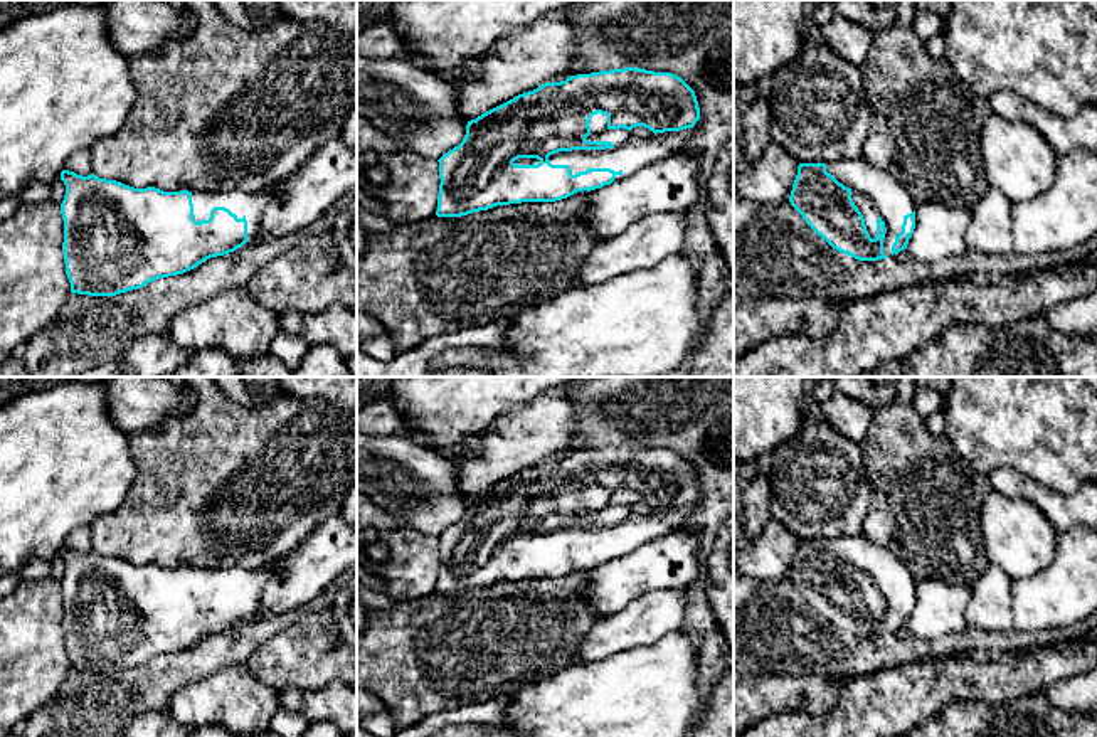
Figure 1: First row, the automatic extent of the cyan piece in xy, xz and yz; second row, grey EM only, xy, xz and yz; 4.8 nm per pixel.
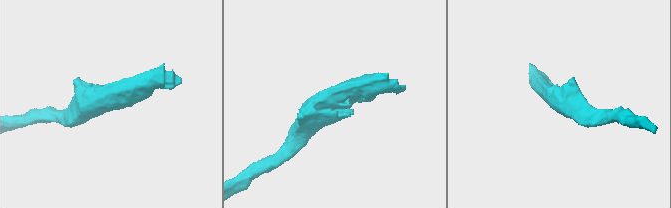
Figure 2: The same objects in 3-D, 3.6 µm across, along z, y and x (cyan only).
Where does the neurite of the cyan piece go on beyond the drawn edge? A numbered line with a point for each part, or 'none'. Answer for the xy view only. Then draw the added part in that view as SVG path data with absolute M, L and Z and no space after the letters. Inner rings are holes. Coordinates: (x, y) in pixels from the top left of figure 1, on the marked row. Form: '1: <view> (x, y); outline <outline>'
1: xy (251, 204); outline M276 185L266 187L261 192L241 190L202 190L192 192L193 219L197 222L209 220L214 207L225 207L237 219L247 220L247 241L261 234L262 212L271 204L281 199Z

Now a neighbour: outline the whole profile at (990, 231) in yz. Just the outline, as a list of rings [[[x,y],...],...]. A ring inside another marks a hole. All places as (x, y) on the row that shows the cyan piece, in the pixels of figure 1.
[[[988,188],[969,210],[966,247],[991,256],[1013,254],[1013,204],[998,190]]]

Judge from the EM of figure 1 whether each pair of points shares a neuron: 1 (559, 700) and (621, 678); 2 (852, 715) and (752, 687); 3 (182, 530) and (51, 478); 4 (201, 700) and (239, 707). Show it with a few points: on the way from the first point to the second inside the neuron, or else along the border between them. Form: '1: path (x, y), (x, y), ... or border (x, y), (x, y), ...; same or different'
1: path (574, 700), (599, 700), (606, 694); same
2: border (848, 680), (828, 712), (791, 712); different
3: border (138, 470), (127, 498), (116, 509), (90, 524); different
4: path (211, 700), (229, 700); same

